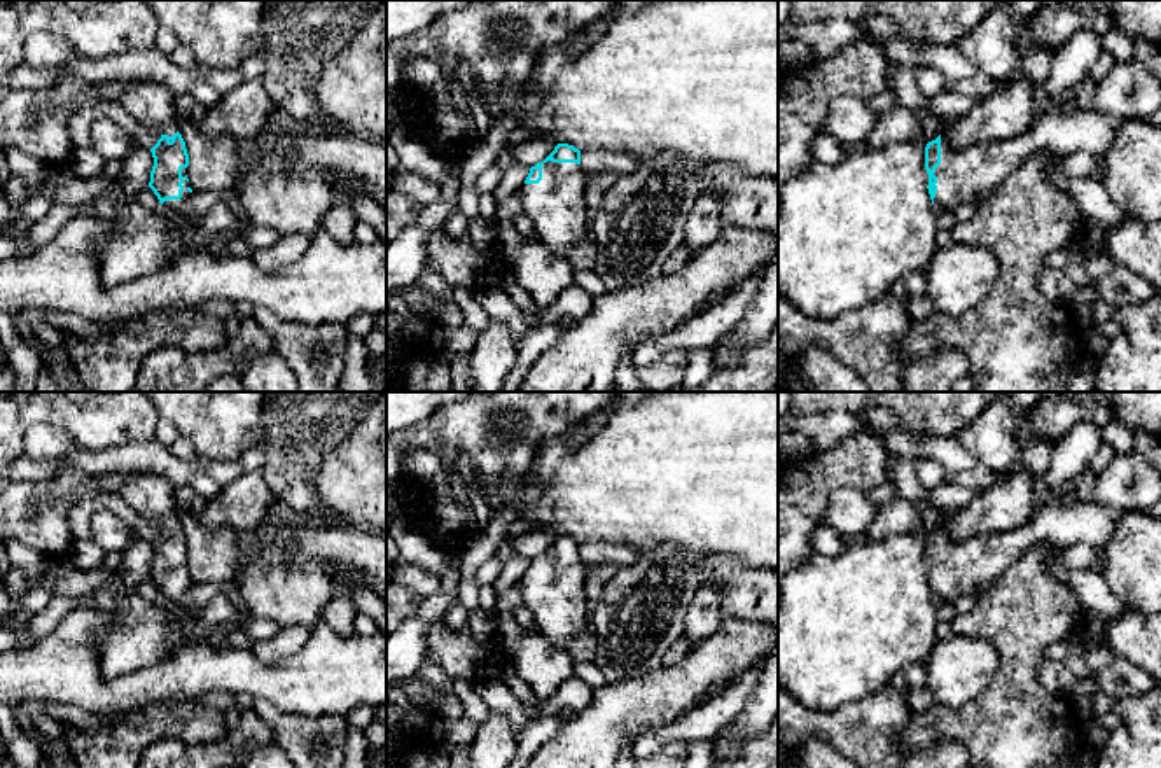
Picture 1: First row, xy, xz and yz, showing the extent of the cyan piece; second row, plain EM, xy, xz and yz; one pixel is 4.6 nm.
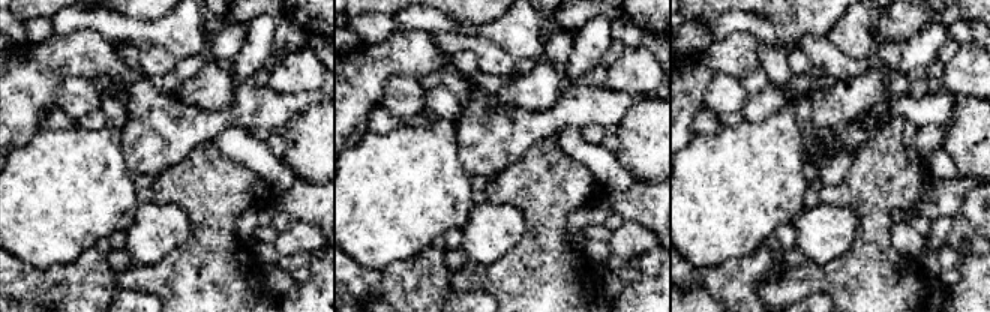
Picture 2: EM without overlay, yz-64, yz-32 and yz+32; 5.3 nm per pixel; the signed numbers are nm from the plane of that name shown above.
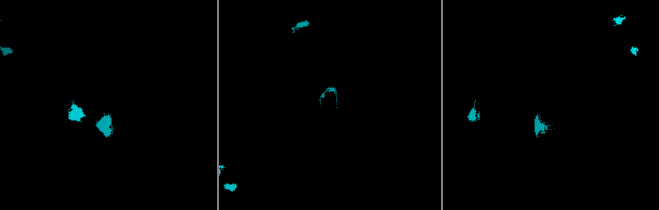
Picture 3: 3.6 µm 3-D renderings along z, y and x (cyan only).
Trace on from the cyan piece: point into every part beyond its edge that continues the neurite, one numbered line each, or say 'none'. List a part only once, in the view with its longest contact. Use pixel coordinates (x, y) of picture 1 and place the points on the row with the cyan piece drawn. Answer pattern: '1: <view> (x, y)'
1: yz (962, 175)

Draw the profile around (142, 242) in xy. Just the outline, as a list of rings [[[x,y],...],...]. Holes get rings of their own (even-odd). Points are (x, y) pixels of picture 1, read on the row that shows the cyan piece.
[[[126,196],[126,215],[112,220],[112,229],[94,241],[103,287],[115,287],[150,273],[161,273],[185,248],[182,236],[196,229],[201,217],[182,212],[168,215],[142,206]]]

